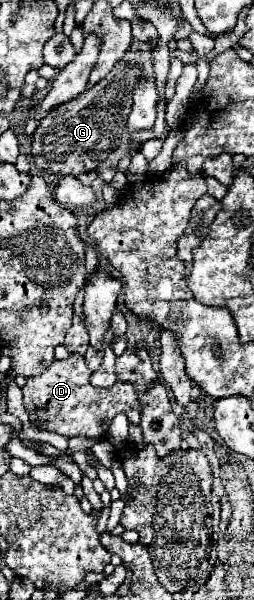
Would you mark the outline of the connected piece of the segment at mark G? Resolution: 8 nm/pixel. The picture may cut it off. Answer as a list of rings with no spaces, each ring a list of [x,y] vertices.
[[[136,40],[136,46],[130,46],[124,60],[112,68],[112,74],[108,74],[108,78],[84,90],[72,102],[60,106],[60,110],[52,110],[52,114],[48,114],[48,118],[44,118],[44,122],[40,122],[40,126],[34,132],[34,142],[32,142],[34,166],[42,172],[46,170],[62,172],[78,178],[80,174],[92,172],[102,160],[106,160],[106,156],[112,150],[116,150],[124,138],[126,116],[128,110],[132,108],[132,90],[136,78],[140,74],[154,76],[150,60],[150,54],[154,50],[156,44]]]

